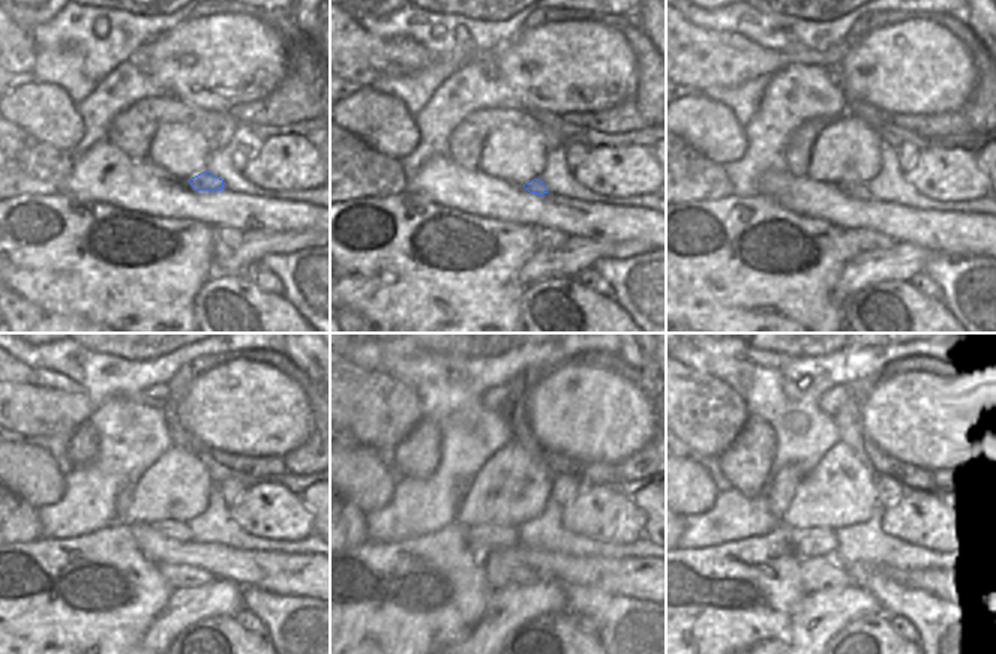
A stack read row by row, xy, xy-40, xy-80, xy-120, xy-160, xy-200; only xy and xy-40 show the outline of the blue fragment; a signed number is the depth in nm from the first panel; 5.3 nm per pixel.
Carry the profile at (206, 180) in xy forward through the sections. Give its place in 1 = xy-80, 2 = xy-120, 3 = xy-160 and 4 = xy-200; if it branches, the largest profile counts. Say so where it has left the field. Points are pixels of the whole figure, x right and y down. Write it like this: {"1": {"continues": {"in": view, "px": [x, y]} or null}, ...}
{"1": {"continues": {"in": "xy-80", "px": [855, 191]}}, "2": {"continues": {"in": "xy-120", "px": [174, 530]}}, "3": {"continues": {"in": "xy-160", "px": [486, 539]}}, "4": {"continues": {"in": "xy-200", "px": [813, 542]}}}

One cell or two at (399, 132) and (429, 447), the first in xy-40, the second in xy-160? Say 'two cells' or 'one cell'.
two cells

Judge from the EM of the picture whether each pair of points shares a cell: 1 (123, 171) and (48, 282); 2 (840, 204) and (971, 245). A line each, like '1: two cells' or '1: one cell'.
1: two cells
2: one cell

